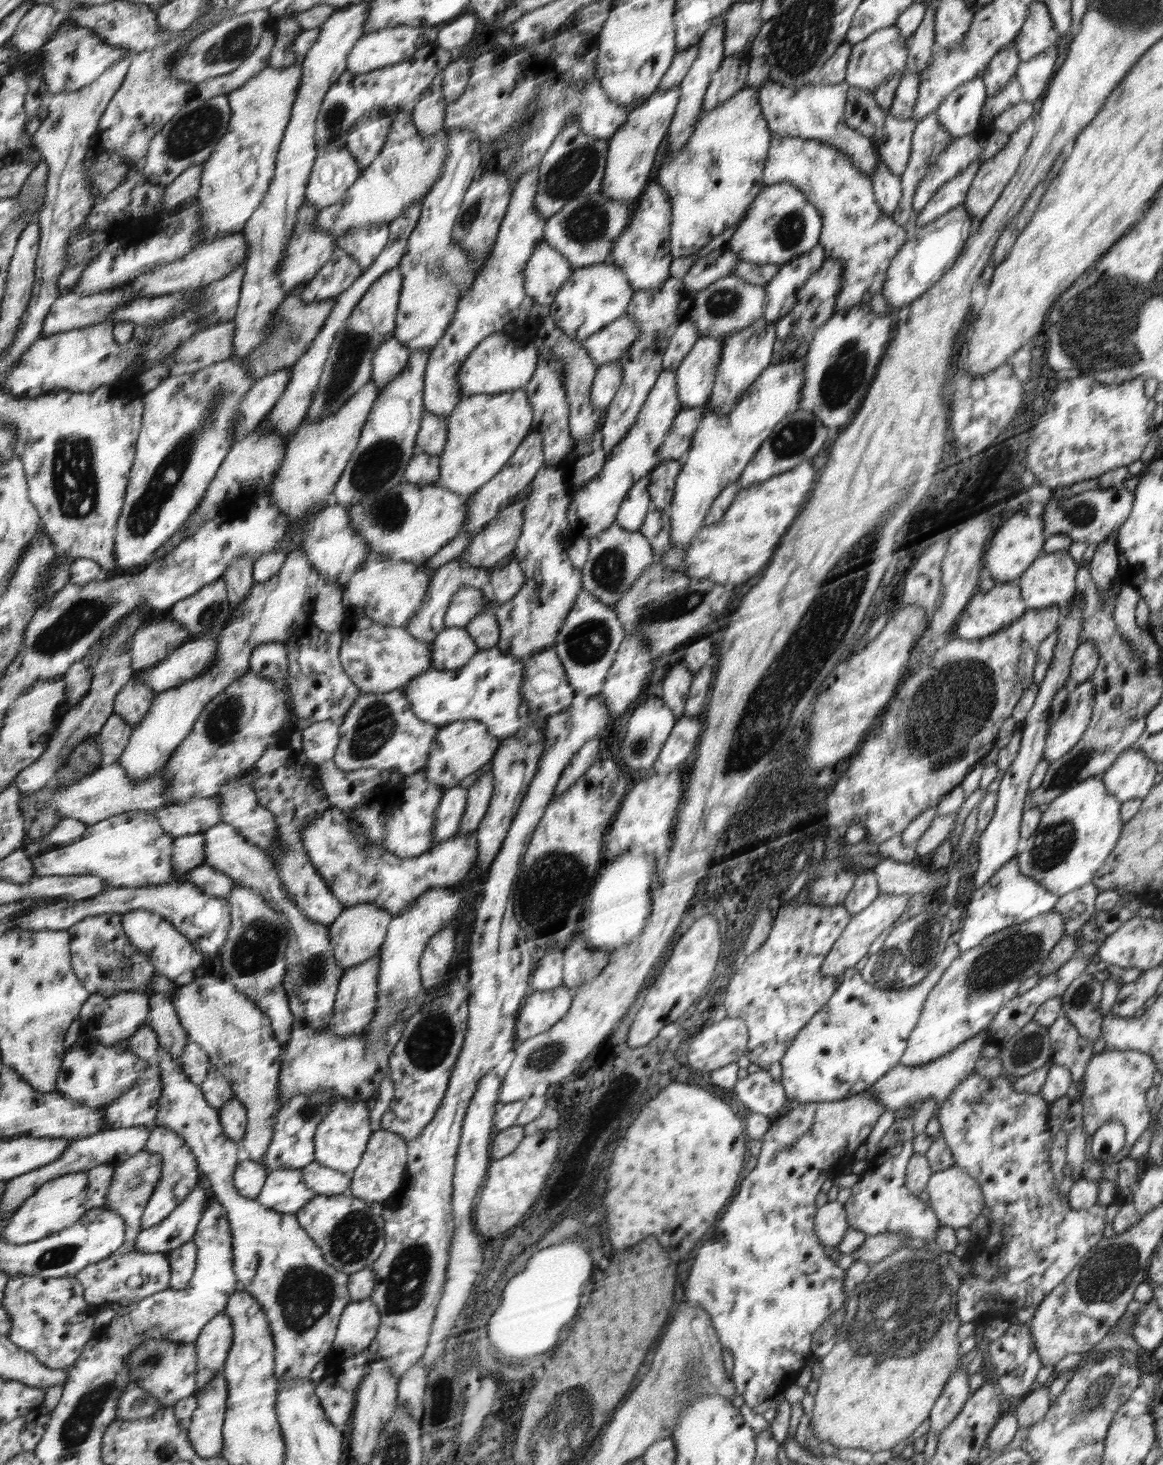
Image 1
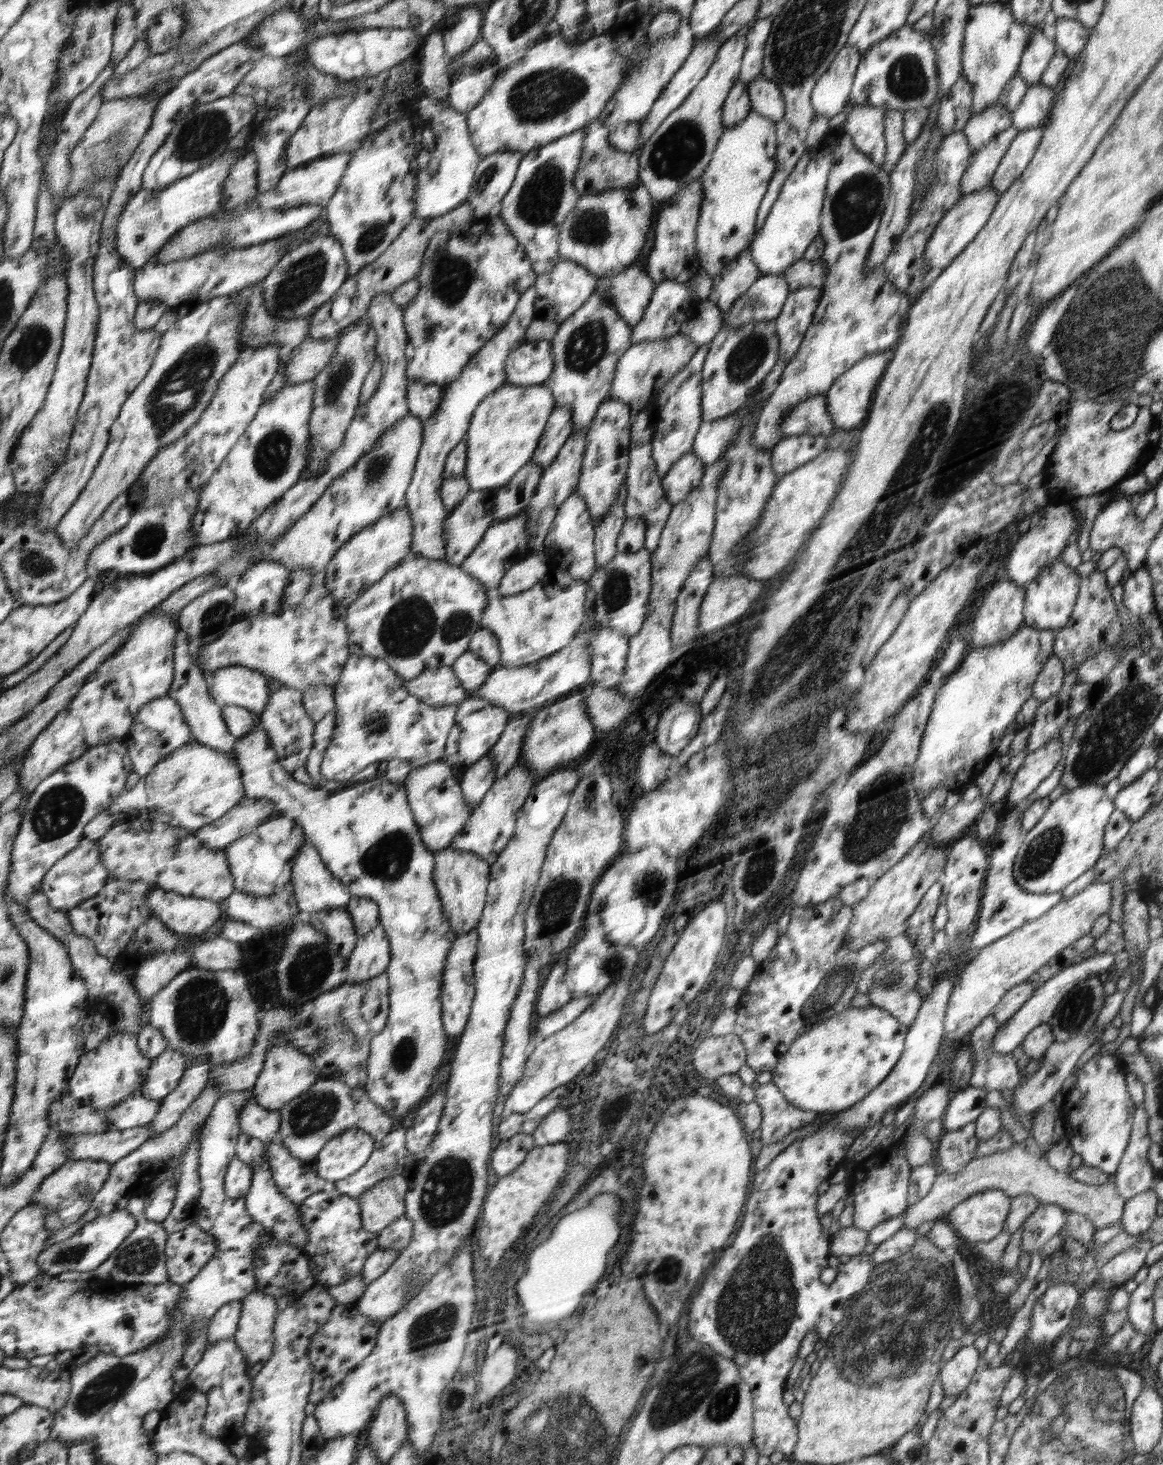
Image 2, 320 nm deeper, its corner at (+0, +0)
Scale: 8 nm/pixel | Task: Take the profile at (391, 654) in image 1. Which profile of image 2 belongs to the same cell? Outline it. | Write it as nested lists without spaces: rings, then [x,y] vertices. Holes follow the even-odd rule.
[[[450,666],[425,670],[418,677],[403,682],[410,695],[416,695],[422,704],[430,708],[445,708],[460,705],[467,699],[467,692],[461,688],[459,679]]]

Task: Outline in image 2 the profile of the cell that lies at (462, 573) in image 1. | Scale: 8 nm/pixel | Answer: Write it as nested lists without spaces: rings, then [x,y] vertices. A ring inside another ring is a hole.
[[[520,512],[511,519],[498,521],[490,526],[483,540],[472,551],[468,560],[462,564],[461,569],[478,579],[478,582],[484,583],[485,587],[492,591],[497,588],[501,578],[514,564],[514,556],[517,552],[529,549],[529,553],[533,553],[528,546],[529,542],[531,542],[531,536],[527,533],[527,514]]]

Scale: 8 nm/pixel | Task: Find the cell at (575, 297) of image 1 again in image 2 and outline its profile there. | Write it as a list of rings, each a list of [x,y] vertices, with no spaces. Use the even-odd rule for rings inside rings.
[[[631,266],[630,268],[619,272],[616,276],[600,277],[595,286],[594,293],[602,293],[605,296],[605,299],[610,300],[615,306],[615,309],[626,321],[626,324],[629,324],[629,326],[636,326],[641,322],[645,310],[648,308],[649,302],[652,300],[654,292],[656,292],[656,283],[646,270],[642,270],[637,266]]]

